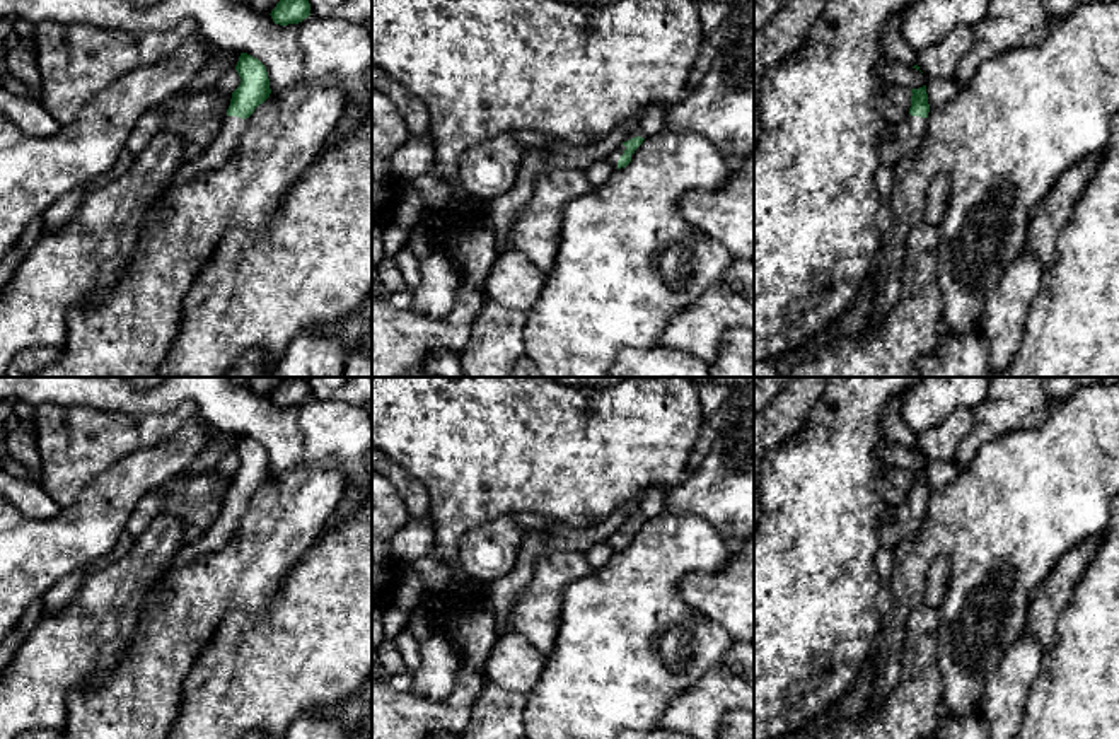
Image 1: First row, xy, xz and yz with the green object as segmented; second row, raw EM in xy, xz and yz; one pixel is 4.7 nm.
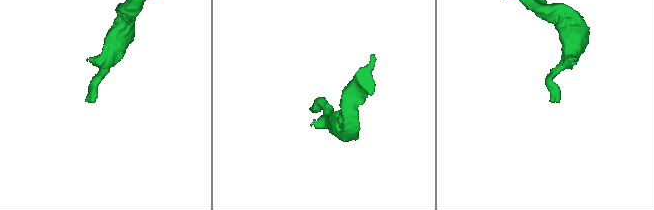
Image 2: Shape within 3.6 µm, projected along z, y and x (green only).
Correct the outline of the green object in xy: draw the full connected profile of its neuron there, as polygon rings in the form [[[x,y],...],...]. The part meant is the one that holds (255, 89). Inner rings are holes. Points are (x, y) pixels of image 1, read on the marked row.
[[[241,53],[235,70],[241,77],[241,84],[232,92],[227,118],[223,119],[218,137],[205,147],[198,159],[183,162],[171,183],[183,184],[198,174],[222,167],[234,154],[246,131],[249,116],[270,97],[271,89],[268,72],[258,58]]]

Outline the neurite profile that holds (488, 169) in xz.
[[[510,133],[473,145],[459,159],[459,181],[469,195],[493,200],[513,186],[524,150]]]

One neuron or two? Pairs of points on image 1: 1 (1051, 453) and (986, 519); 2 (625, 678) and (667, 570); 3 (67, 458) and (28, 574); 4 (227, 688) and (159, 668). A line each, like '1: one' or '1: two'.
1: one
2: one
3: two
4: two

